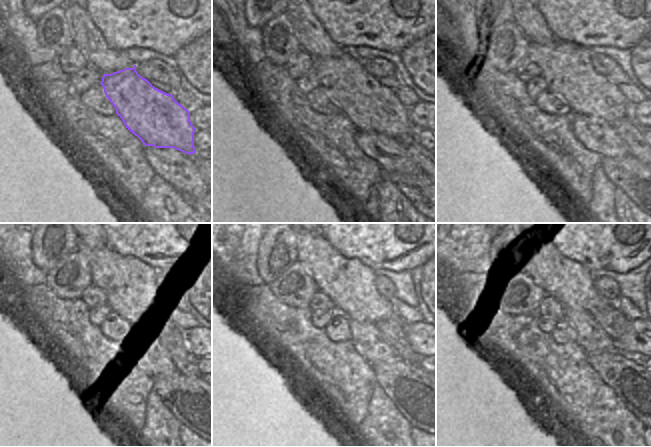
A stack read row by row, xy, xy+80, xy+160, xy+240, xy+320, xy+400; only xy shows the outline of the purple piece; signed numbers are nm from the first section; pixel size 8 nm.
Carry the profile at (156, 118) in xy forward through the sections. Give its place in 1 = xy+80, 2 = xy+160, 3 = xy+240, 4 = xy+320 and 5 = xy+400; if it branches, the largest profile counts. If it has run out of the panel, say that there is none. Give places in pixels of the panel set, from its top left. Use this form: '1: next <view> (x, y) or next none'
1: next xy+80 (372, 107)
2: next xy+160 (567, 68)
3: next xy+240 (127, 281)
4: next xy+320 (352, 286)
5: next xy+400 (571, 283)

